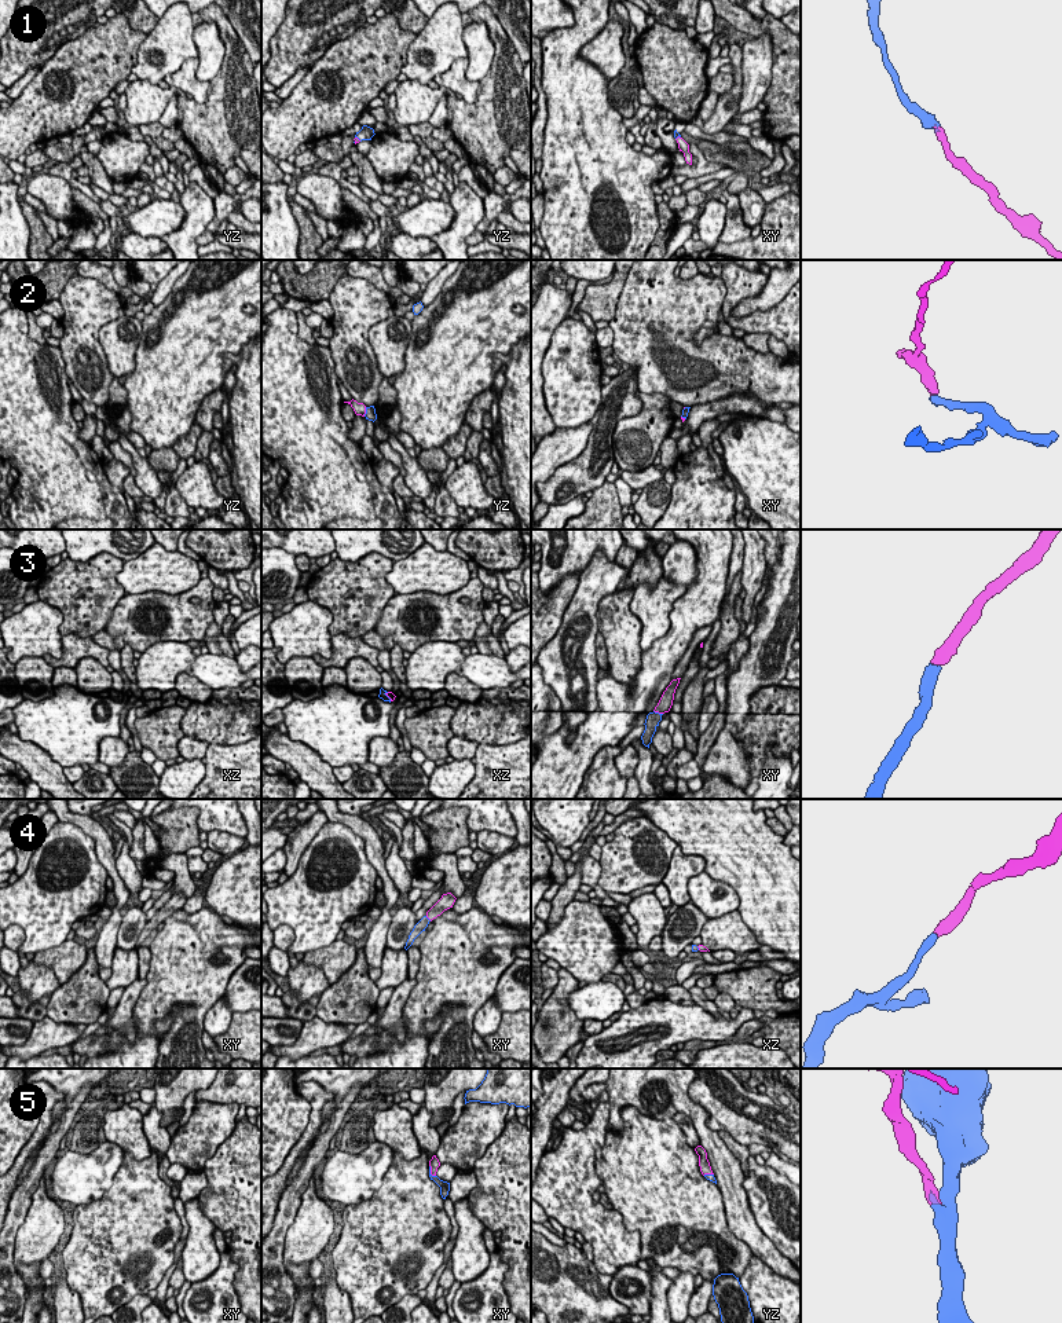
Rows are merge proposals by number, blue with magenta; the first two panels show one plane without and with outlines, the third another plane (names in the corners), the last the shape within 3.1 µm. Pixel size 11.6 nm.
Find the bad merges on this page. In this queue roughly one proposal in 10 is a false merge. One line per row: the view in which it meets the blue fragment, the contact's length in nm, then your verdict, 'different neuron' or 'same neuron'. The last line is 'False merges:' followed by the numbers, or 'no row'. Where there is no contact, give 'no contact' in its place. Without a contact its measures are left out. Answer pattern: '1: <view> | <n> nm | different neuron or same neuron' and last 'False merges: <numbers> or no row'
1: yz | 100 nm | same neuron
2: yz | 120 nm | same neuron
3: xy | 120 nm | same neuron
4: xy | 100 nm | same neuron
5: xy | 160 nm | same neuron
False merges: no row

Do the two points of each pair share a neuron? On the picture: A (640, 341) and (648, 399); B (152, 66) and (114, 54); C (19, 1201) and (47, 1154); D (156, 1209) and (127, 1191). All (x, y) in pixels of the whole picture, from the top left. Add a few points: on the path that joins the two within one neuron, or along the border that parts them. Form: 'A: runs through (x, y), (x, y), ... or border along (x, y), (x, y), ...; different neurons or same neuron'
A: border along (638, 389), (643, 392), (665, 394), (670, 399); different neurons
B: border along (149, 35), (139, 47), (136, 62), (131, 72); different neurons
C: runs through (25, 1190), (39, 1165); same neuron
D: runs through (149, 1209), (134, 1195); same neuron

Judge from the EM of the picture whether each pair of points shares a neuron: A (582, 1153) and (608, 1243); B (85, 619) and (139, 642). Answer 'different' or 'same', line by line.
A: same
B: different

